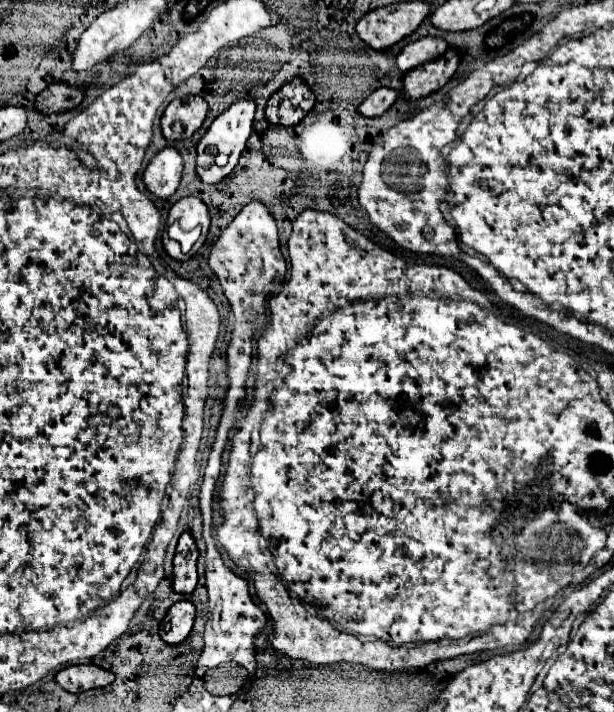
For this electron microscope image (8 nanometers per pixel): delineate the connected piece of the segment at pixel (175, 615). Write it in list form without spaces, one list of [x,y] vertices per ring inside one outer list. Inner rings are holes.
[[[182,600],[168,610],[166,618],[160,624],[158,634],[166,644],[182,644],[190,634],[192,624],[194,624],[194,604]]]

